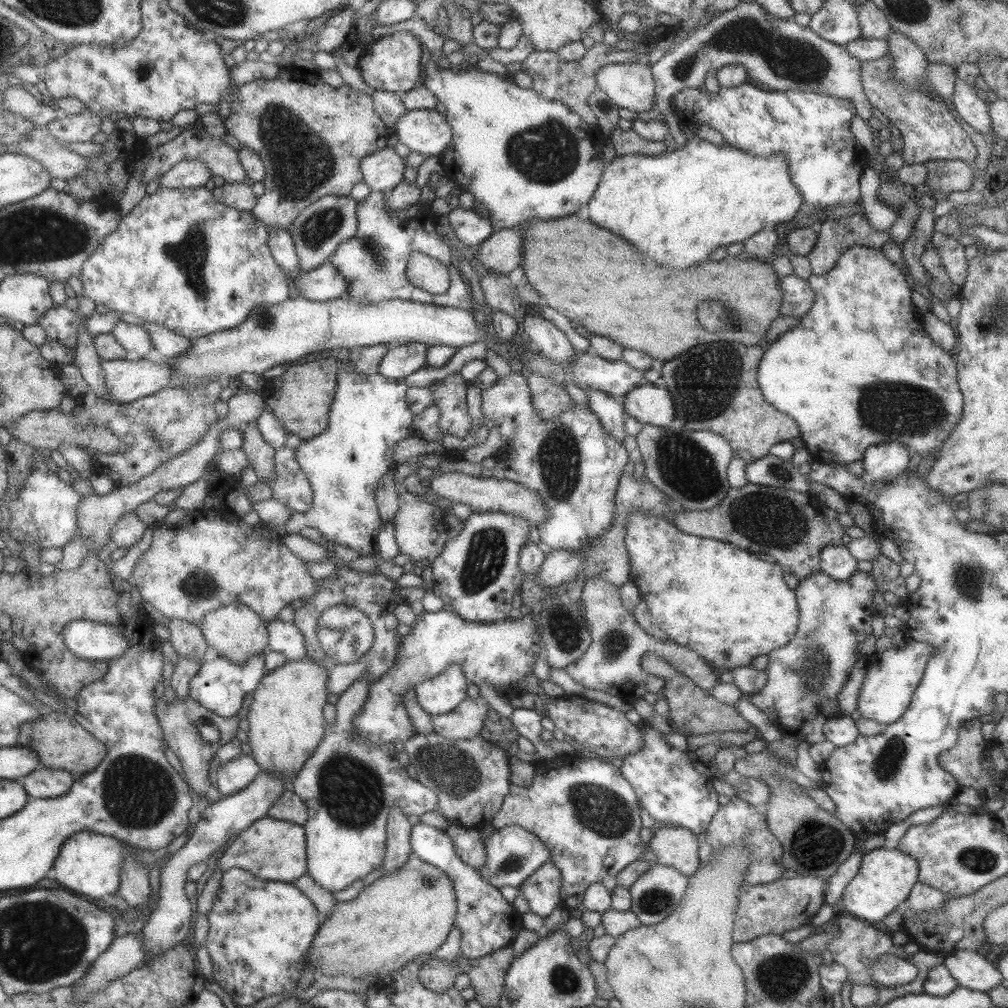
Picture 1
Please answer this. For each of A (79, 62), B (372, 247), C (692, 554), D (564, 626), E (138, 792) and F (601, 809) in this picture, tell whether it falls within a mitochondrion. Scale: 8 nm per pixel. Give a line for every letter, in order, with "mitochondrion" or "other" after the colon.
A: other
B: mitochondrion
C: other
D: mitochondrion
E: mitochondrion
F: mitochondrion

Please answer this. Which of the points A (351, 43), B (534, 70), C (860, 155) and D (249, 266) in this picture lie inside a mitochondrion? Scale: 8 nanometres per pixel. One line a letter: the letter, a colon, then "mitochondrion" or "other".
A: other
B: other
C: other
D: other

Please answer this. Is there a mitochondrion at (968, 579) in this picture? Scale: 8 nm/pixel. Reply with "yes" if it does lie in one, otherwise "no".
yes

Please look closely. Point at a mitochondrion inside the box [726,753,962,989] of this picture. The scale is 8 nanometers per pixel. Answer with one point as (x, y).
(816, 846)

